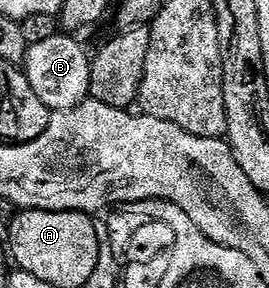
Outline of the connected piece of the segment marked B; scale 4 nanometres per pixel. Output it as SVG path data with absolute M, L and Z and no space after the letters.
M59 32L48 40L31 45L26 52L24 73L32 92L51 112L70 110L87 101L90 93L91 55L77 42L77 37Z

